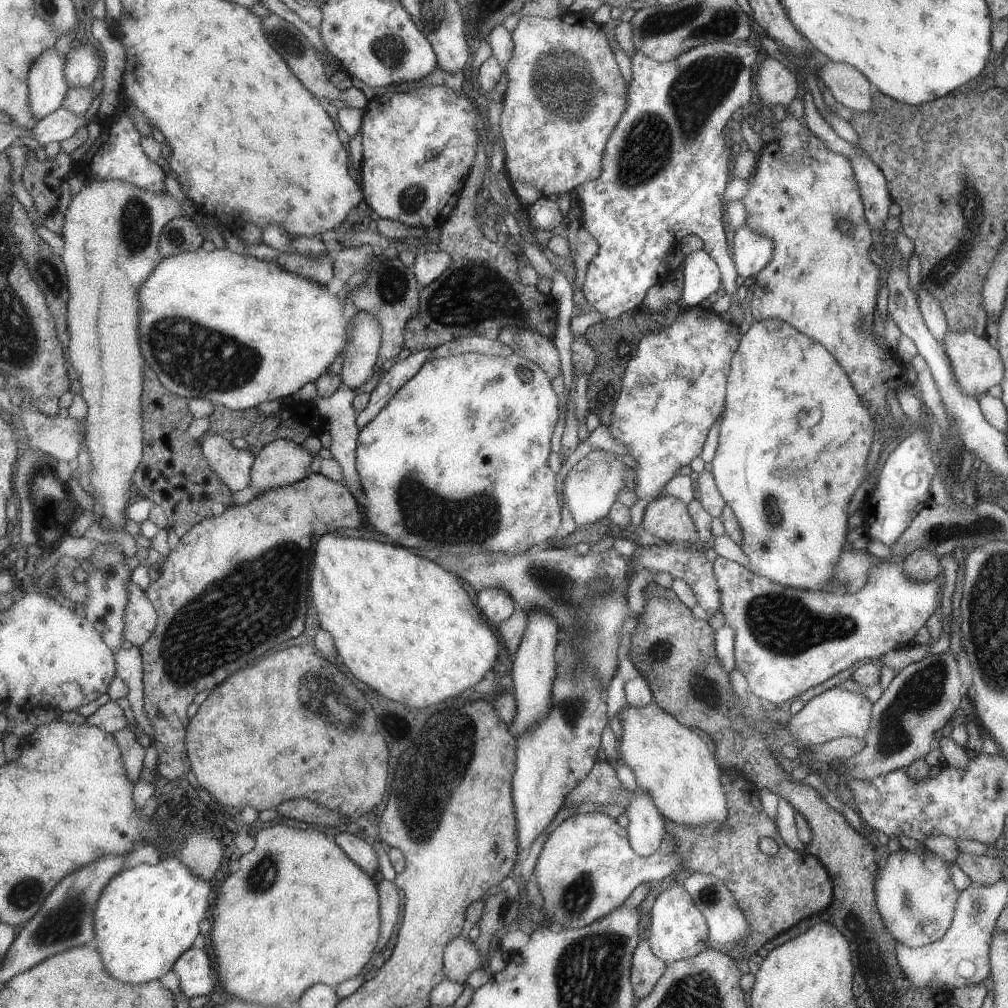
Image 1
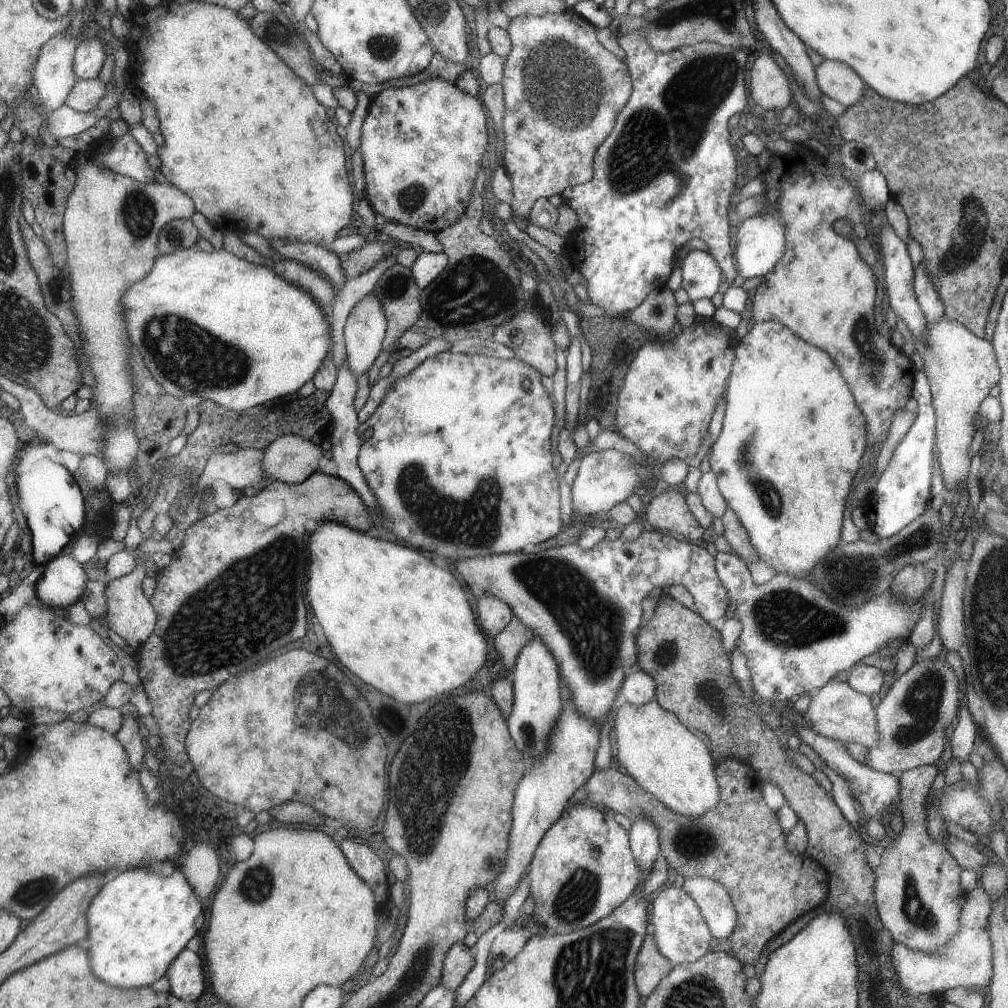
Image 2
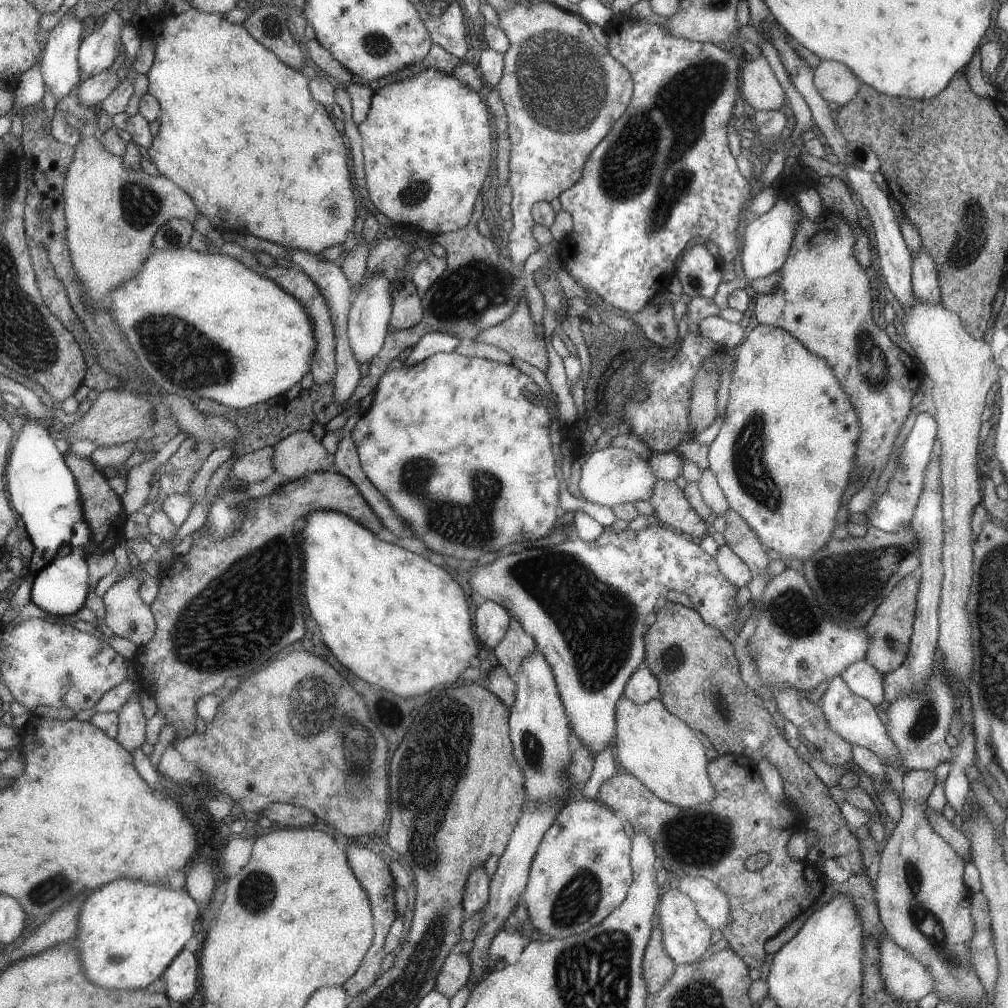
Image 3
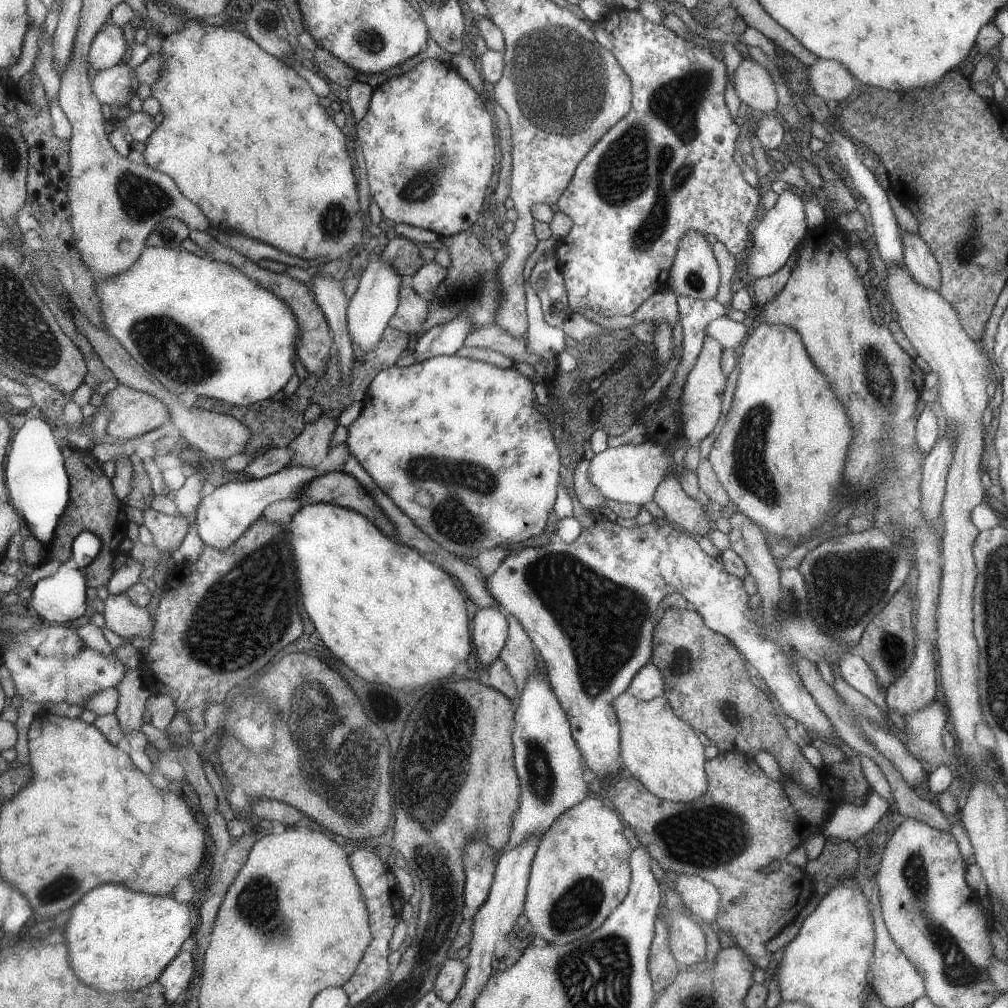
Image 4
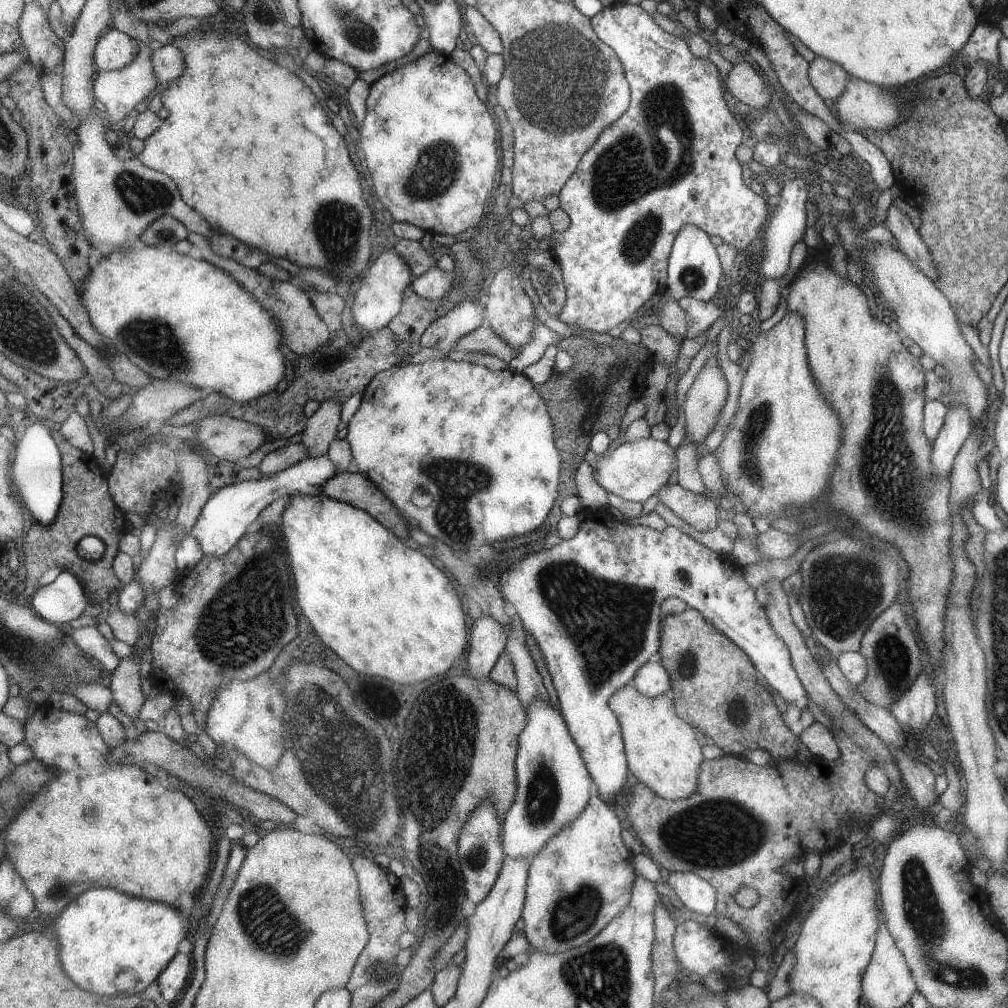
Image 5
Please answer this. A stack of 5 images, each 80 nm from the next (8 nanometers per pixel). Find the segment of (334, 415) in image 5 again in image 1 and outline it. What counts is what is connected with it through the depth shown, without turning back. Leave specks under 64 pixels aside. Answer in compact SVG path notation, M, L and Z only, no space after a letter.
M272 440L254 456L249 471L249 485L257 488L256 495L271 487L293 486L306 477L305 470L314 458L315 456L292 440Z

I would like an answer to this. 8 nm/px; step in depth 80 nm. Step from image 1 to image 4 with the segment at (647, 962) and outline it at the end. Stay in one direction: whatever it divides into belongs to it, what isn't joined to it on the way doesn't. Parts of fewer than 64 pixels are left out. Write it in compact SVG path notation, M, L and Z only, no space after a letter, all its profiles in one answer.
M663 916L655 922L655 937L650 945L649 972L655 993L661 993L677 976L680 966L667 946L667 923Z

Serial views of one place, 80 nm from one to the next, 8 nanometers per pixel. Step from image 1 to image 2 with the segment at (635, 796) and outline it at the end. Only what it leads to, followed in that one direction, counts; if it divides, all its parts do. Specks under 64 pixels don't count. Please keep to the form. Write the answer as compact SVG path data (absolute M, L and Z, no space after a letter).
M639 817L631 823L630 847L643 871L649 871L659 850L658 830L650 819Z

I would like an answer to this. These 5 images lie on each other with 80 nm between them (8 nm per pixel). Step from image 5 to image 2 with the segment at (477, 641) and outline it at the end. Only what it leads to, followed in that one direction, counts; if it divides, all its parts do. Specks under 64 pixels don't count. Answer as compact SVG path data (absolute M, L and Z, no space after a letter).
M489 595L477 599L475 612L478 614L479 626L482 626L487 638L499 634L514 616L511 607Z

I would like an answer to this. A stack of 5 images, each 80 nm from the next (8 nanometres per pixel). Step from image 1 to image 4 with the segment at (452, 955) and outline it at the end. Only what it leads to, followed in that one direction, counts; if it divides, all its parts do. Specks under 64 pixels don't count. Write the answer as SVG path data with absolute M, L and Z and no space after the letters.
M454 957L446 958L434 982L433 992L450 1004L461 990L467 966L463 960Z

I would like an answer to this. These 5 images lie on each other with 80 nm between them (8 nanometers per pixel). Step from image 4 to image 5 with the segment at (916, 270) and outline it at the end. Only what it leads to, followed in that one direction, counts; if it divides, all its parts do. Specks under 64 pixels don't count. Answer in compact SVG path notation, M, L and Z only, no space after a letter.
M889 205L883 226L889 230L897 241L897 248L933 282L937 280L937 272L928 248L921 240L917 229L911 225L907 215L899 207Z

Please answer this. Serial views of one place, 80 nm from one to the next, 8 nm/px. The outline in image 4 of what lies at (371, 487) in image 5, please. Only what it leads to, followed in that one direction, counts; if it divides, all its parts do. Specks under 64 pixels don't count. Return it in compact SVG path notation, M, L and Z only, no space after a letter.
M331 471L315 476L311 482L307 482L299 490L295 500L299 501L299 506L331 504L345 510L353 510L373 523L388 538L396 537L395 528L391 526L391 522L383 516L383 512L375 506L375 502L359 486L359 482L353 476L341 471Z

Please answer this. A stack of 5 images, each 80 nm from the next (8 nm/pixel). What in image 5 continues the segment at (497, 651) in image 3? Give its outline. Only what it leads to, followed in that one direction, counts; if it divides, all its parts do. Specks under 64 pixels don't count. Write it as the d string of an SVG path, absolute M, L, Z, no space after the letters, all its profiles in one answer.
M509 612L510 631L506 636L503 652L513 665L516 678L516 694L522 706L528 707L534 699L547 701L547 692L543 687L541 676L525 647L522 622L517 613Z

